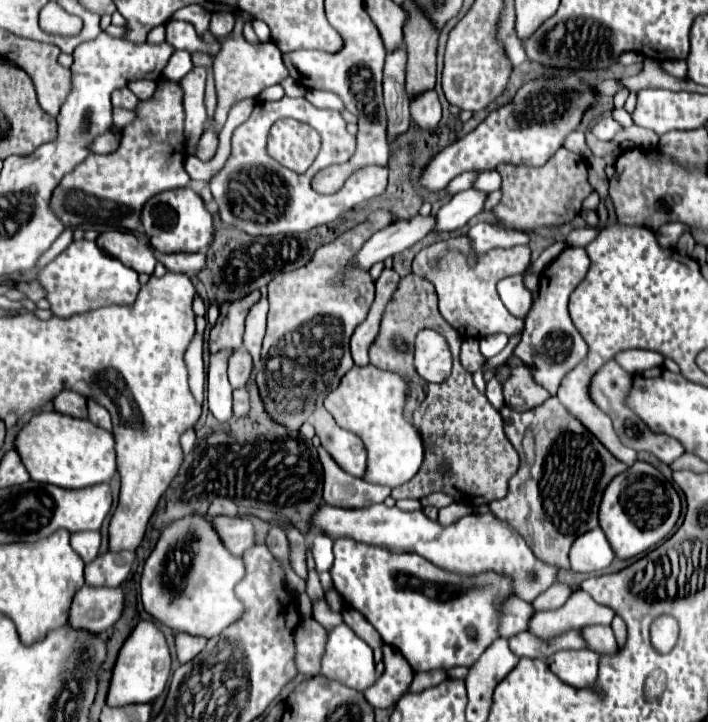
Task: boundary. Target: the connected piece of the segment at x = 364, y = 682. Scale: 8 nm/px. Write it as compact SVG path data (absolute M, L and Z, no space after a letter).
M342 623L328 635L320 673L328 679L344 683L346 687L364 691L376 681L372 649Z

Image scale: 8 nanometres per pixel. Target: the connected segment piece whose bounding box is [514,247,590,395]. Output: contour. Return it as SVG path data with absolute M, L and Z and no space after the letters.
M566 247L542 273L540 273L540 293L538 299L532 301L532 307L528 315L524 317L524 331L522 339L514 349L514 355L520 357L532 371L532 377L536 383L540 383L544 389L550 391L550 395L556 395L558 385L562 377L580 363L588 347L574 327L570 315L568 315L568 299L570 293L580 285L580 281L586 277L590 267L590 259L584 247Z

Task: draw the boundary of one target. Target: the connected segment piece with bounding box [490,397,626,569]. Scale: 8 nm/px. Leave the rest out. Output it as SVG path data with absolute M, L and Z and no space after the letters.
M550 397L546 403L542 403L536 409L518 413L510 407L502 407L500 411L504 421L506 437L512 441L514 449L520 455L520 469L510 479L508 495L496 503L490 505L492 513L512 525L528 543L528 547L534 551L534 555L546 563L558 565L560 569L570 569L568 563L568 551L572 541L598 527L598 505L602 499L602 493L606 485L626 469L622 461L618 461L580 421L576 421L558 401L558 397Z

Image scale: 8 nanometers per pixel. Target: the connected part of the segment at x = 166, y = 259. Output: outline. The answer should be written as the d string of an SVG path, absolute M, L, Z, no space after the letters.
M198 251L196 255L158 255L158 261L168 269L168 271L194 271L198 273L204 267L204 253Z

